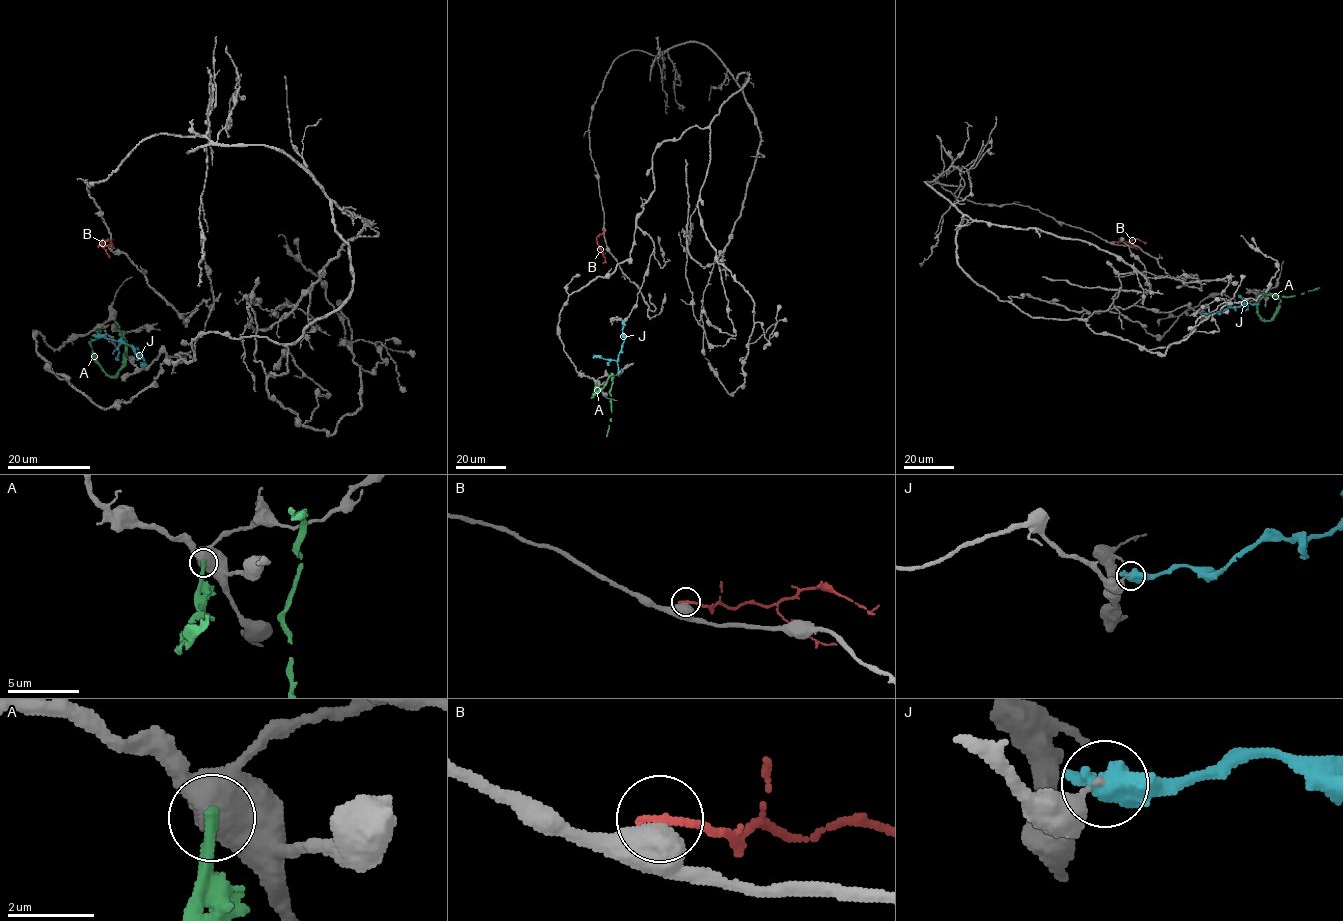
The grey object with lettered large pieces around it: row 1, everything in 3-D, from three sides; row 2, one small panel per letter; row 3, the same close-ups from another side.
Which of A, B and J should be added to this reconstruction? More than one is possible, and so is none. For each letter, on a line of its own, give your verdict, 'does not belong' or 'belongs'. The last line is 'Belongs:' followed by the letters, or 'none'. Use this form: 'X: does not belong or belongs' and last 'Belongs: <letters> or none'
A: does not belong
B: does not belong
J: does not belong
Belongs: none

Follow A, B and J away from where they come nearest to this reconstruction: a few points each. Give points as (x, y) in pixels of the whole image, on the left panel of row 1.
A: (97, 331), (90, 342), (93, 357), (108, 375), (116, 376), (123, 365), (125, 332), (123, 336), (114, 322)
B: (109, 244), (99, 246), (105, 241), (112, 243), (111, 247), (108, 245)
J: (144, 365), (140, 355), (131, 346), (93, 336)

